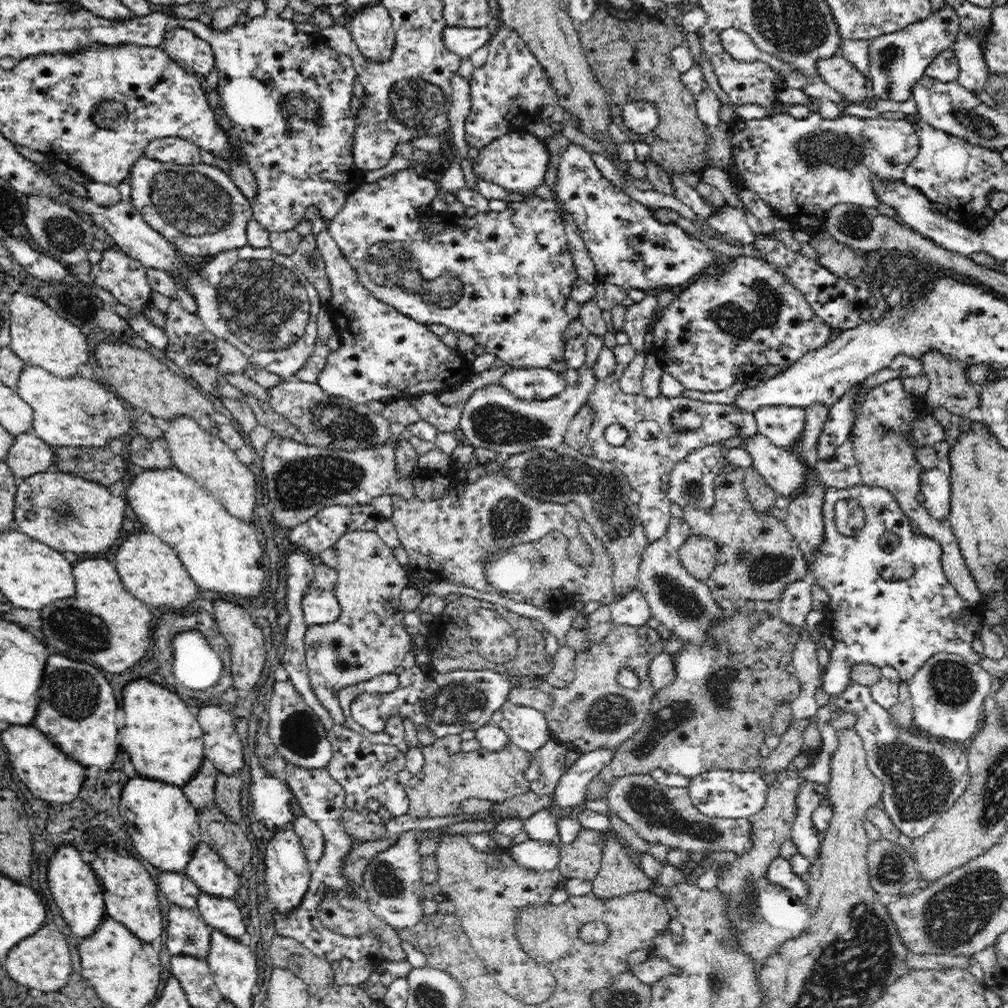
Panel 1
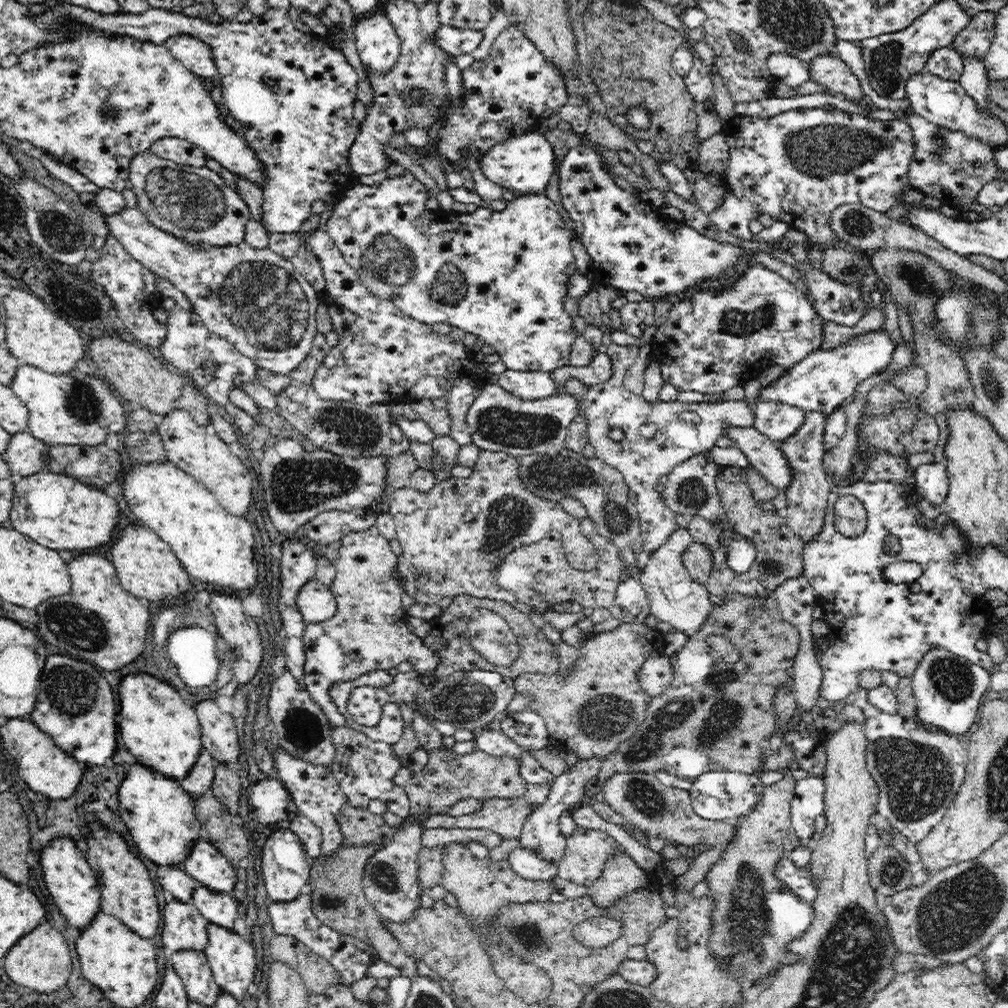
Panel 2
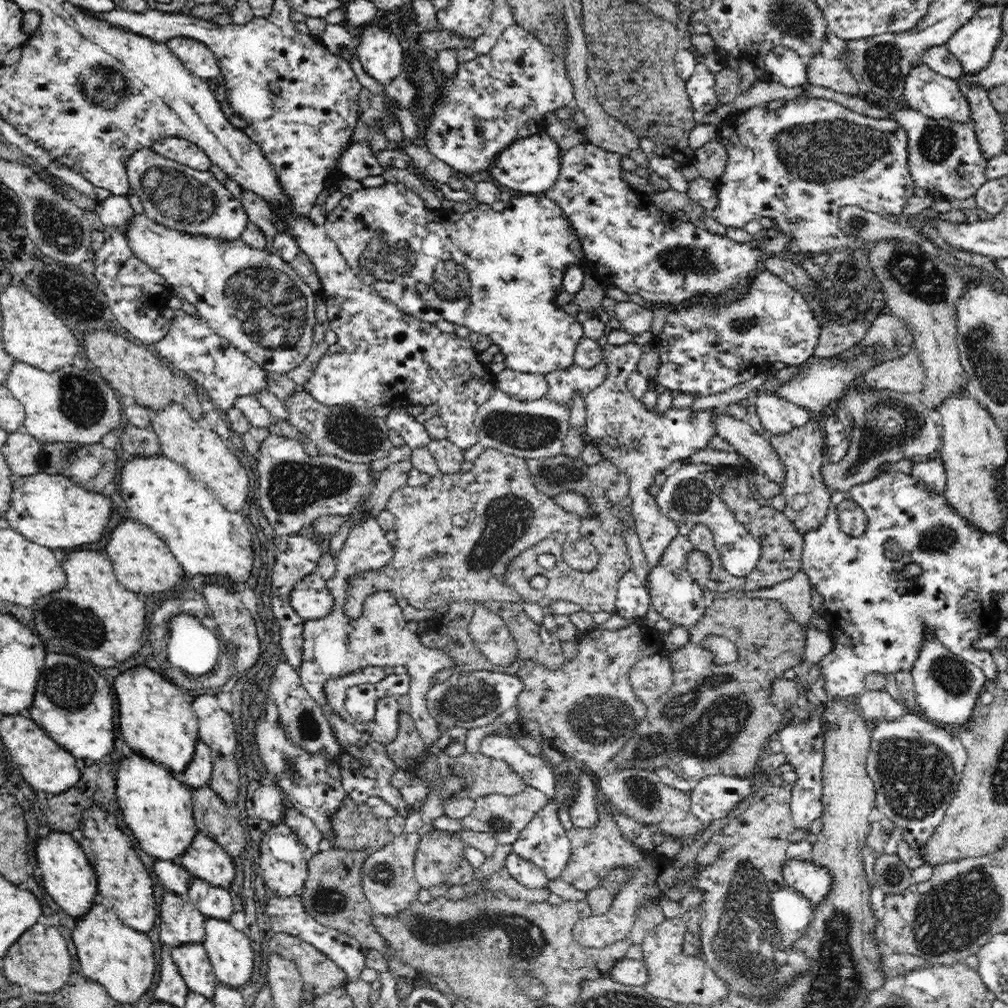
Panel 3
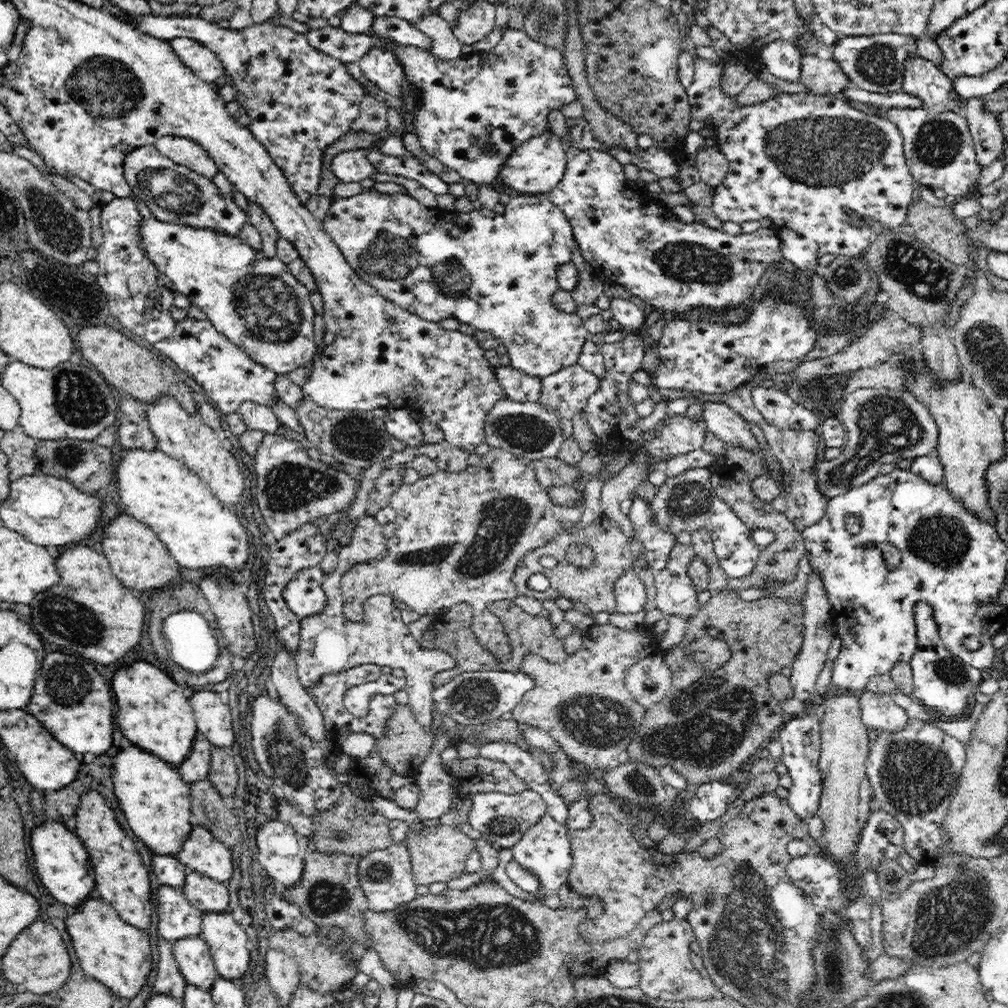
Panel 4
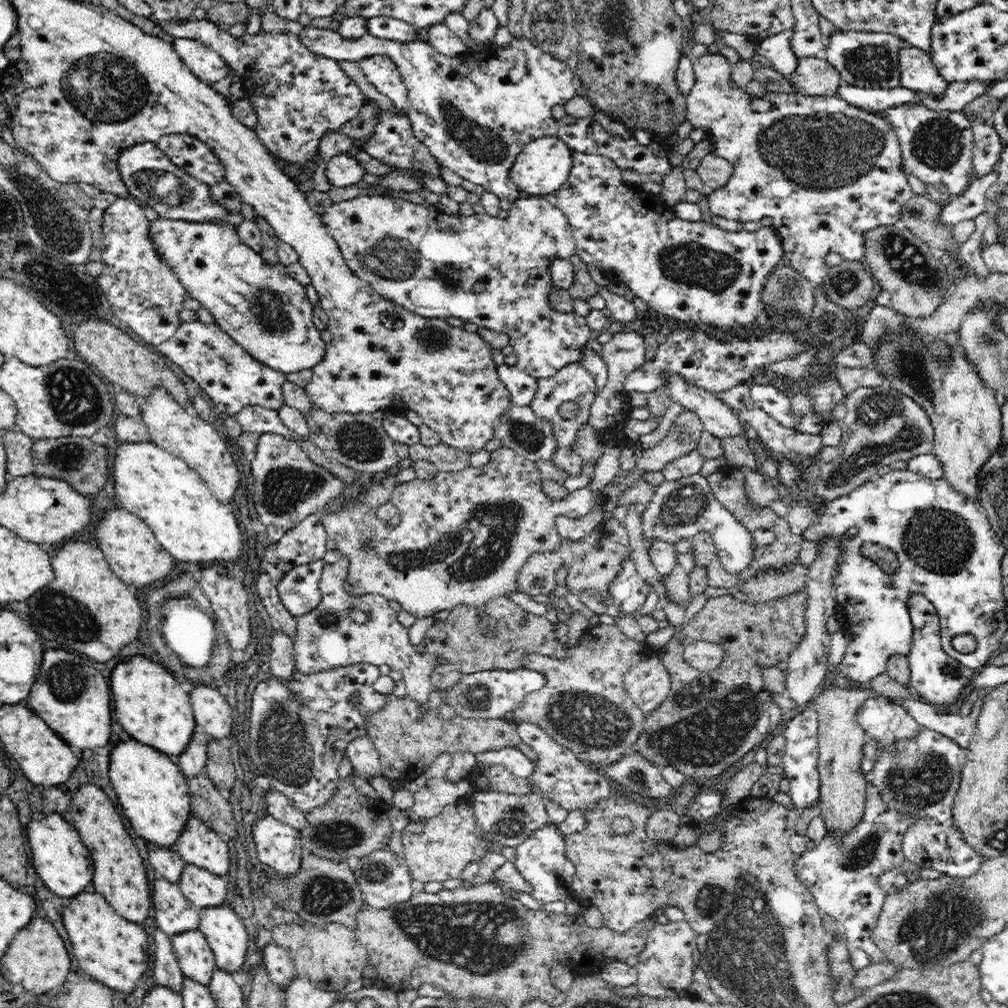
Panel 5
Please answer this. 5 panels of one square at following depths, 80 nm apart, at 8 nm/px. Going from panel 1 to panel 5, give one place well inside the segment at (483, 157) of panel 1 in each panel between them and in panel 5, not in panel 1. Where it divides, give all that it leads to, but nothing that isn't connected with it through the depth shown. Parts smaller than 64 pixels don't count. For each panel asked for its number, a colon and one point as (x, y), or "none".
2: (524, 165)
3: (529, 166)
4: (535, 167)
5: (542, 166)

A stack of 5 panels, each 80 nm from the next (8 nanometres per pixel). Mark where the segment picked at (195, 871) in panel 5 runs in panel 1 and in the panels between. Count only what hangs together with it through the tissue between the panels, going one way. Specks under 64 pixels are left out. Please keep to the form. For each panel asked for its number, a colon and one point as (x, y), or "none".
1: (223, 915)
2: (218, 908)
3: (213, 902)
4: (206, 895)

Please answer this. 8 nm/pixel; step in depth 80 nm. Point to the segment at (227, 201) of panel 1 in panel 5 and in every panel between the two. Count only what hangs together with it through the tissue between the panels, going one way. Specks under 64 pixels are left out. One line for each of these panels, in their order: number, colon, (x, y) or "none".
2: (195, 204)
3: (191, 201)
4: (174, 194)
5: (152, 180)

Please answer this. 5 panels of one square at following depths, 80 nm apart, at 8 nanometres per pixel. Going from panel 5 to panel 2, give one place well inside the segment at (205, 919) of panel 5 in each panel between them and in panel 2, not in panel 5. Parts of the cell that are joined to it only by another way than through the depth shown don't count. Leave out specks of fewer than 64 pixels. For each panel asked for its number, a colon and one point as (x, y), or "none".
2: (231, 958)
3: (229, 951)
4: (226, 938)

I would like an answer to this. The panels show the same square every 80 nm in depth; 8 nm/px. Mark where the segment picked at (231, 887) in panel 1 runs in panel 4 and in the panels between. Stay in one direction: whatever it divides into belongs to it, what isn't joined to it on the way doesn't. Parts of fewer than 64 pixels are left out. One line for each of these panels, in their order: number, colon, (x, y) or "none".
2: (205, 863)
3: (205, 859)
4: (201, 852)

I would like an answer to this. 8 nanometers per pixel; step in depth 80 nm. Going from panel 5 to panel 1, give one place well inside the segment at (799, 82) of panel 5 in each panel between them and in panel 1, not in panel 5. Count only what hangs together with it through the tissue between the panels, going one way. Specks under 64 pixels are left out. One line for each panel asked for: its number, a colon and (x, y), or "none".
1: (838, 72)
2: (832, 72)
3: (833, 73)
4: (822, 77)

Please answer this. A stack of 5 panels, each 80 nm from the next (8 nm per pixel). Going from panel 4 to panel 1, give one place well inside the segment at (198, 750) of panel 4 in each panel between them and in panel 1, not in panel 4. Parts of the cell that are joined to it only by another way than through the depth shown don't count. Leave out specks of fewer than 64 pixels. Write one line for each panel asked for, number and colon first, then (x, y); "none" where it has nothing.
1: (200, 790)
2: (198, 781)
3: (198, 773)

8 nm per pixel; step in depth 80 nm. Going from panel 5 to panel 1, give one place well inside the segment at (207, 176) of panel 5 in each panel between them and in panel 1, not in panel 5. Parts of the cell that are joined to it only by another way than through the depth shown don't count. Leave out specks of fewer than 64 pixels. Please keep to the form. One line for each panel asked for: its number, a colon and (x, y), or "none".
1: (175, 150)
2: (180, 151)
3: (181, 151)
4: (182, 151)

